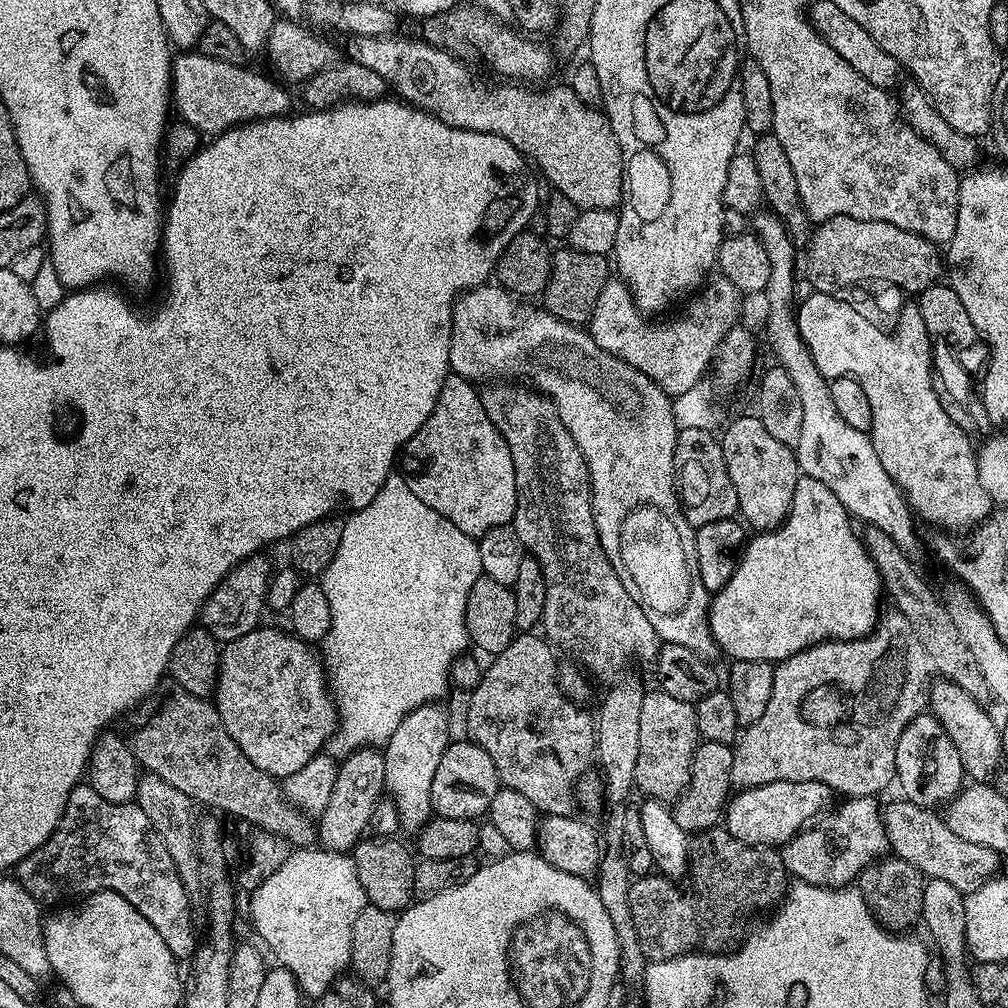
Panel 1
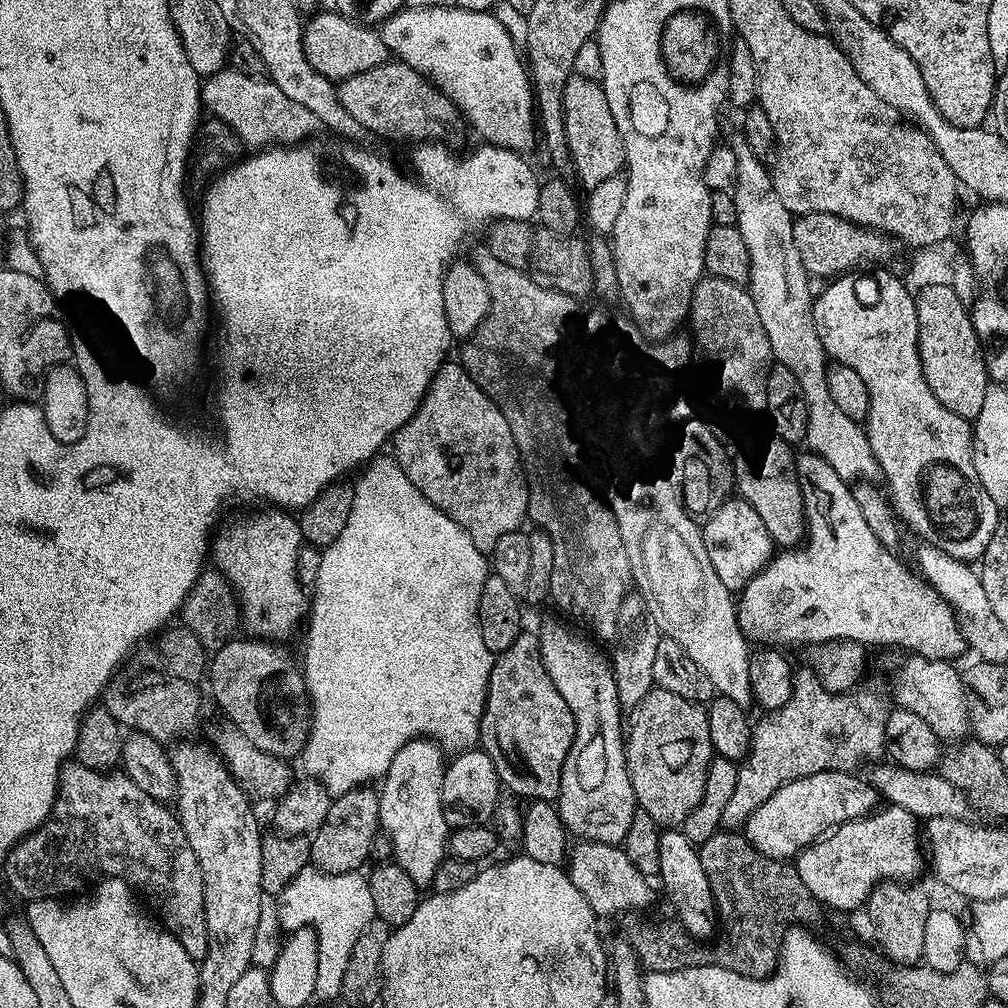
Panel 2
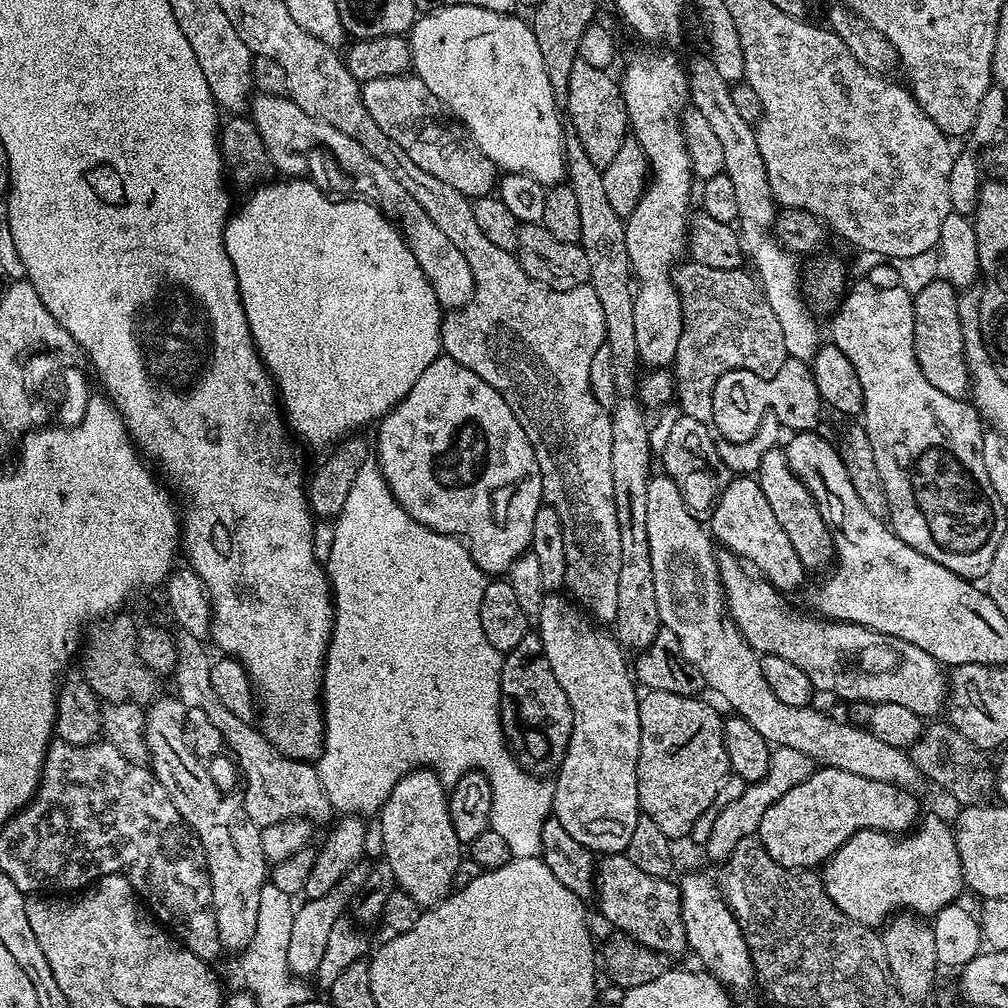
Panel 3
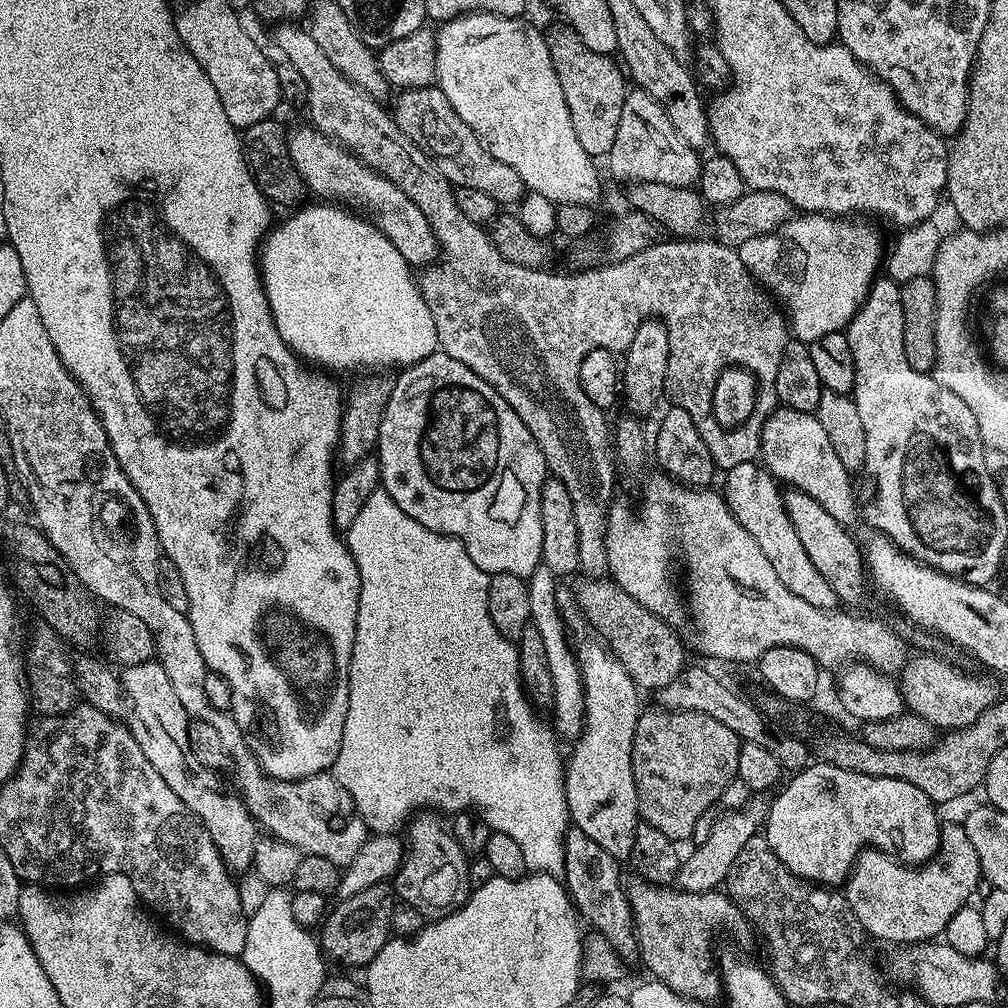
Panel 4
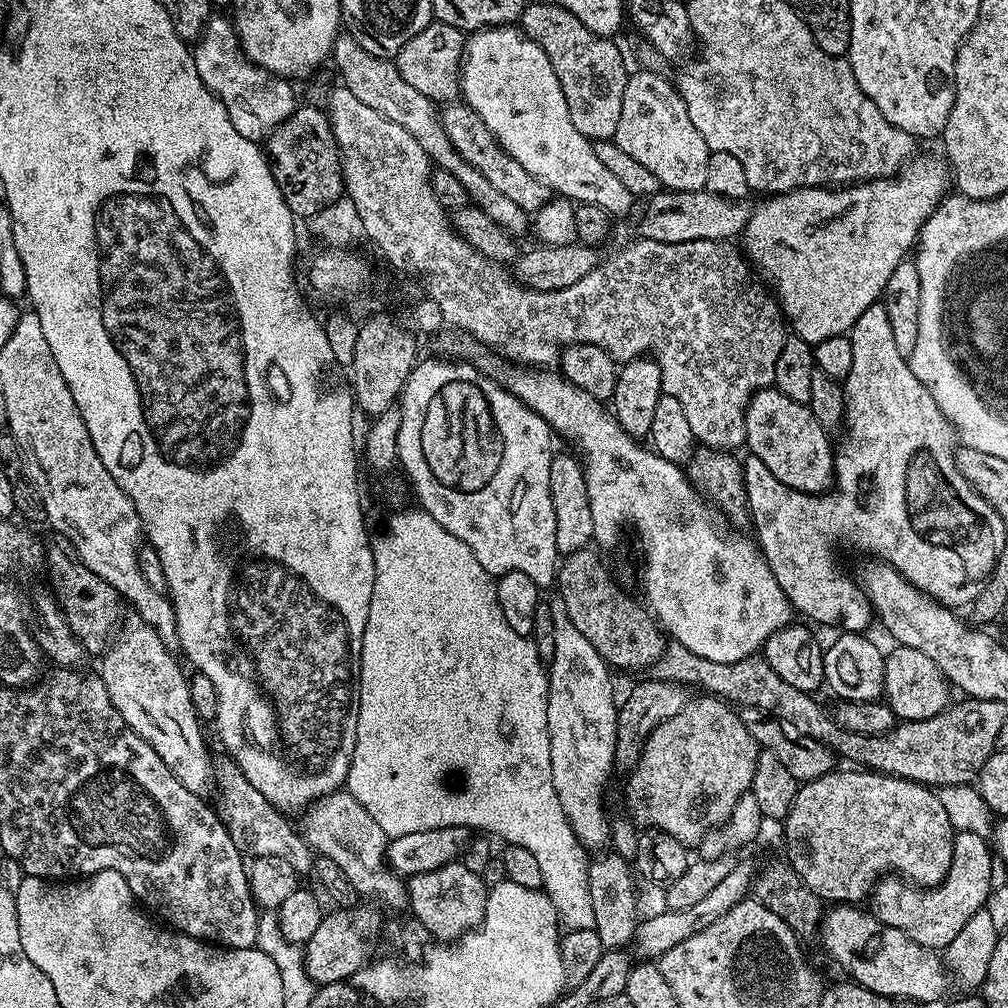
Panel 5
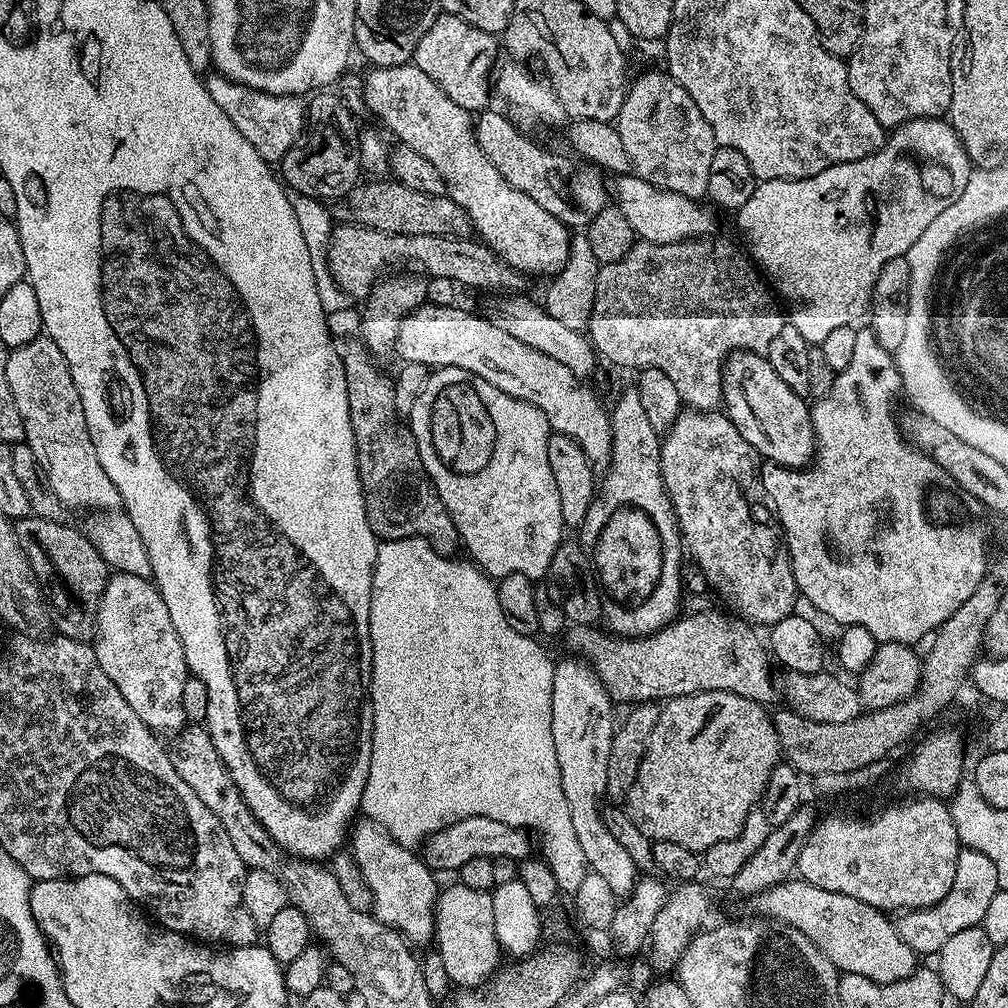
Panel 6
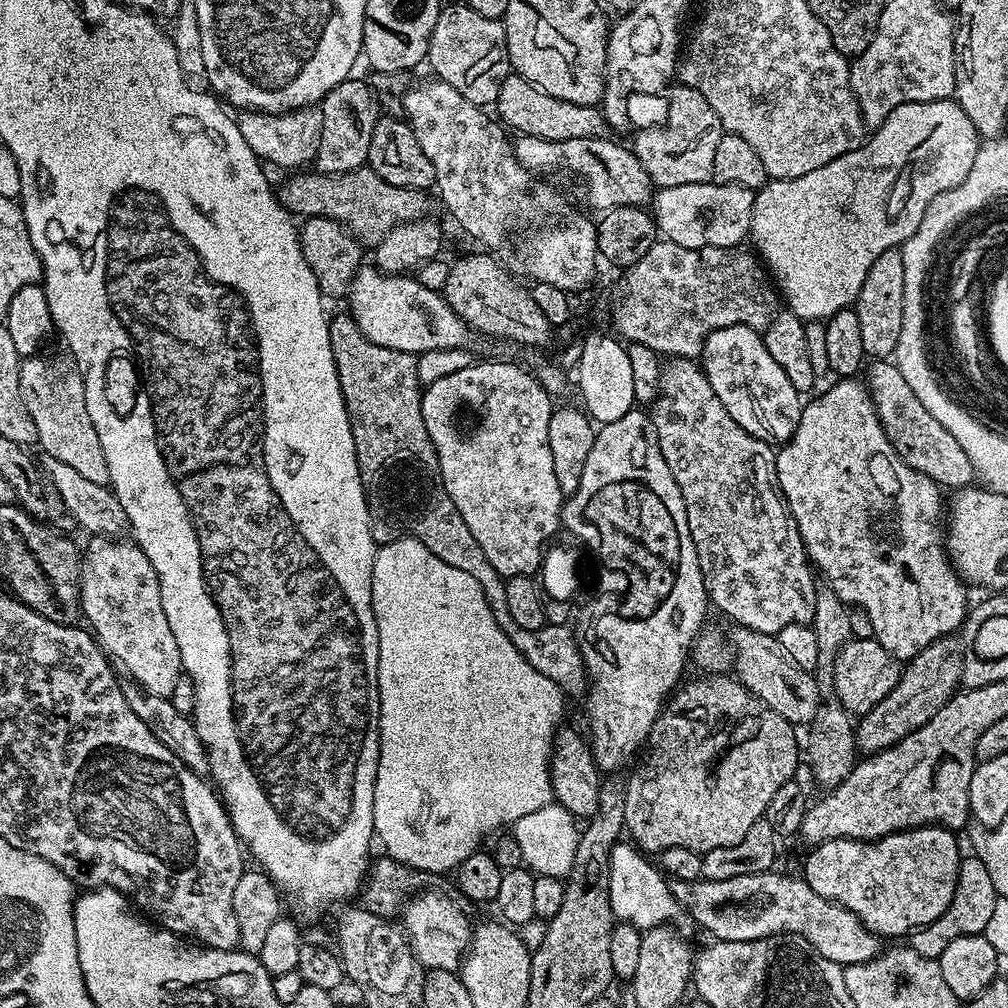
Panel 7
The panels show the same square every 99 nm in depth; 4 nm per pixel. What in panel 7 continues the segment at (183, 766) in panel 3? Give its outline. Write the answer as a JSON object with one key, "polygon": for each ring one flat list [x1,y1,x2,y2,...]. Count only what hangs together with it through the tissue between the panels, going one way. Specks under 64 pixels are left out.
{"polygon":[[92,536,89,541,80,561,80,610,83,619,88,619,87,627,94,633,96,643,117,665,120,663,141,688,155,696,171,697,182,675,180,651,178,642,174,642,174,630,170,630,170,622,166,622,166,610,162,610,158,574,154,574,150,558,146,558,140,547,128,538]]}

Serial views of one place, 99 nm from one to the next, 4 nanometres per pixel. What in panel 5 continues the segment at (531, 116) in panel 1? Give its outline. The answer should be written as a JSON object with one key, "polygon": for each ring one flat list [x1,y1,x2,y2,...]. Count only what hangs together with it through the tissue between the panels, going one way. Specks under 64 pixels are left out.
{"polygon":[[551,2,525,3,518,24,524,35,538,46,542,46,546,58,550,58,550,66,554,66,554,74,558,74,558,82,566,98,566,110,570,110,570,122,574,122,578,134,593,142,613,139,618,130,618,118,622,115,622,94,626,90,626,82,630,75,630,68,624,65,624,56,615,44,617,41,594,34,594,30,586,30,586,26,582,26,582,22,578,22,578,18,574,18,570,10,554,6]]}

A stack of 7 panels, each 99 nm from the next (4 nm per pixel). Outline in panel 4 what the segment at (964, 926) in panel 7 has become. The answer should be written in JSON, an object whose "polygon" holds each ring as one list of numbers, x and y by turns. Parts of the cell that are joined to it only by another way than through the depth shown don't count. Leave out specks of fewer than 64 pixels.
{"polygon":[[945,823,940,830,940,845,936,855,926,864,913,866,905,864,884,852,865,850,856,859,852,873,848,876,842,891,848,899,850,910,854,910,854,918,858,918,865,933,873,941,889,940,892,946,907,946,932,942,946,930,950,918,958,914,969,903,968,900,976,892,976,887,982,884,980,863,974,846,970,843,970,834,966,834,963,823]]}

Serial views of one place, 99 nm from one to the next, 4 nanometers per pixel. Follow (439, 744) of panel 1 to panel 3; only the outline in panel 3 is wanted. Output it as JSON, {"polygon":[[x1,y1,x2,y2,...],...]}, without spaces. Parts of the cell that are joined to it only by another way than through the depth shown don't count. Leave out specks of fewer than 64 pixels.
{"polygon":[[430,768,407,772,396,783,390,798,380,809,378,819,380,840,384,843,388,868,396,879,395,887,410,894,421,909,432,908,452,895,456,871,462,859,462,845,458,834,454,834,454,822,450,822,448,809,448,792,438,774]]}

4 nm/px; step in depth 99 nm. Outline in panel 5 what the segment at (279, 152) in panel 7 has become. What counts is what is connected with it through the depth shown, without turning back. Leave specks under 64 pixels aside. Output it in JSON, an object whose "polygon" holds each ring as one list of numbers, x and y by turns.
{"polygon":[[213,14,209,16,204,32,200,35,200,39,195,41,192,57,194,66,198,66,198,78,202,78,202,82,206,82,209,90,220,99,222,106,226,106,226,114,230,114,230,122,234,122,234,130,238,130,238,134,242,134,242,138,250,138,257,142,267,141,268,135,279,124,286,122,298,107,298,92,292,89,295,87,285,77,275,76,262,66,248,60,247,54,240,48,236,25,227,15]]}

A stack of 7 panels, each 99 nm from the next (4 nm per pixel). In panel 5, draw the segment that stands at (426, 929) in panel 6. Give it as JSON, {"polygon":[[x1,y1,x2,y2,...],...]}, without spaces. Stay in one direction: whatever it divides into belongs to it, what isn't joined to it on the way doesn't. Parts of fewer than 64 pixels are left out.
{"polygon":[[346,790,332,792,303,809,300,818,298,831,304,841,311,846,313,853,330,858,330,862,350,878,350,886,354,886,357,894,384,910,408,908,408,885,388,867,386,853,390,837,374,818,370,818,370,814,366,814,358,798]]}

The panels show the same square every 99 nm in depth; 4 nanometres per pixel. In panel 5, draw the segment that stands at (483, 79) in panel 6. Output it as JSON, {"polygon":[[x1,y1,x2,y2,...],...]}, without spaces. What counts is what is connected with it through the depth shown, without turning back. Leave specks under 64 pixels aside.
{"polygon":[[439,22,427,24,422,31,414,34,406,46,394,58,396,69,414,86,420,94,426,98,441,102,452,102,461,95,460,70,464,59,465,33,460,32,454,26,446,26]]}

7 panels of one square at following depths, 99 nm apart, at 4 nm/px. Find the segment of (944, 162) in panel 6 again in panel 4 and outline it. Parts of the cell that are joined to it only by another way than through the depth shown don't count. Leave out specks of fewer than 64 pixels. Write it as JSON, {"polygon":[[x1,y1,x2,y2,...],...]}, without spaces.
{"polygon":[[822,212,796,214,775,232,750,238,750,242,742,242,739,246,742,266,746,266,746,270,778,301,791,335,807,345,826,334,844,332,868,297,878,276,876,271,881,271,886,244,884,246,870,225,855,224,852,220,855,219,826,216]]}

